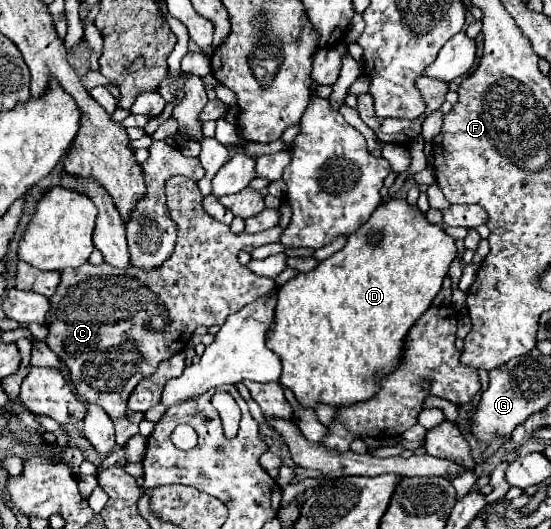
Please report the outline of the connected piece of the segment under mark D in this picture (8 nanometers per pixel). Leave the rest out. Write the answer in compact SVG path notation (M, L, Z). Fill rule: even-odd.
M406 199L384 201L338 253L320 261L310 273L298 273L278 287L274 323L266 335L266 347L282 361L280 383L292 389L306 407L314 407L320 401L342 407L370 399L378 391L374 373L392 371L398 365L408 329L432 305L454 257L454 239L442 225L428 223L424 213Z

